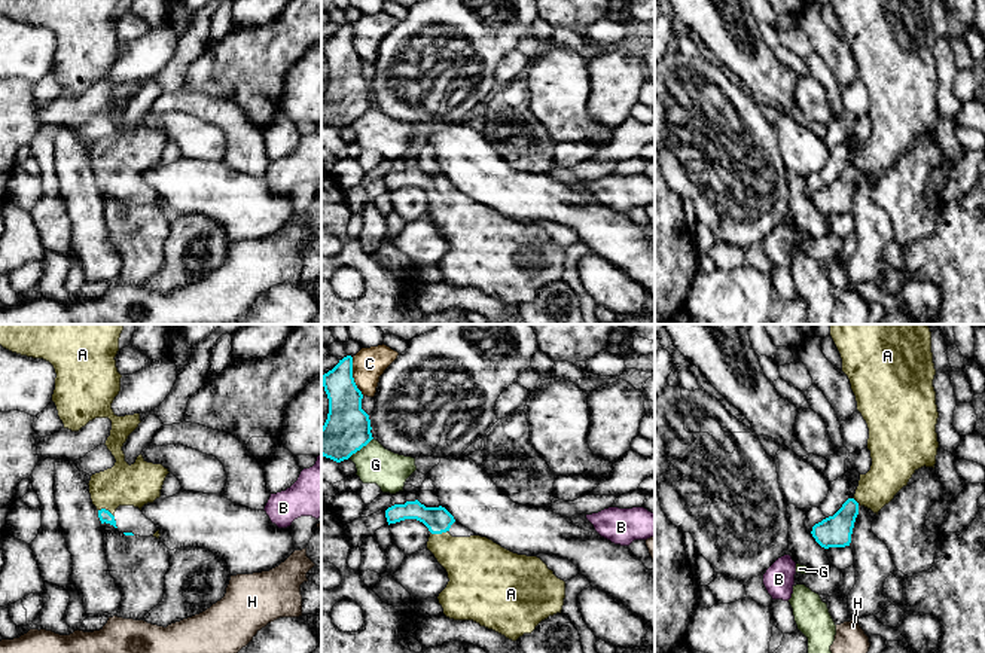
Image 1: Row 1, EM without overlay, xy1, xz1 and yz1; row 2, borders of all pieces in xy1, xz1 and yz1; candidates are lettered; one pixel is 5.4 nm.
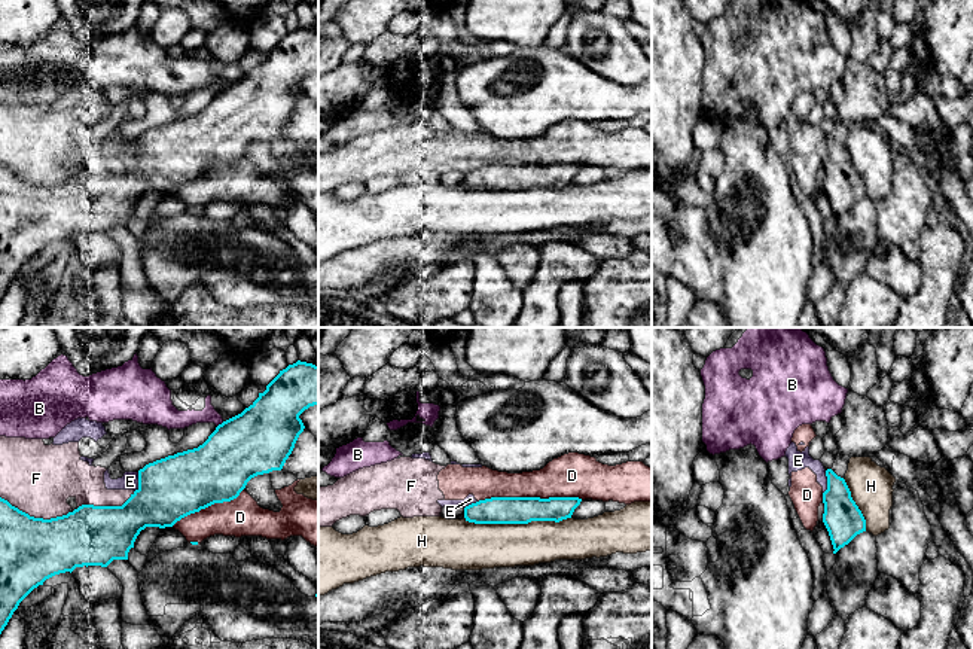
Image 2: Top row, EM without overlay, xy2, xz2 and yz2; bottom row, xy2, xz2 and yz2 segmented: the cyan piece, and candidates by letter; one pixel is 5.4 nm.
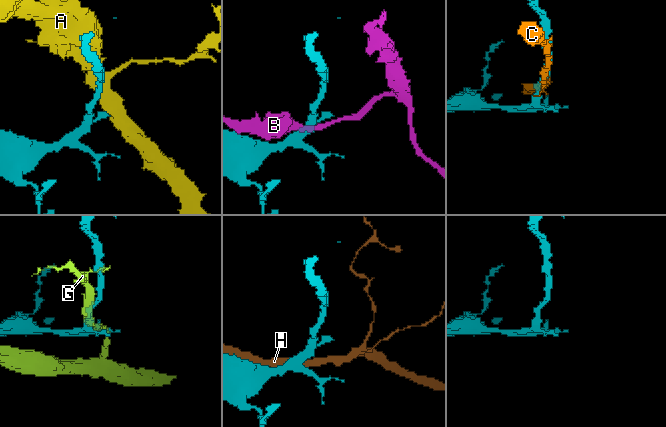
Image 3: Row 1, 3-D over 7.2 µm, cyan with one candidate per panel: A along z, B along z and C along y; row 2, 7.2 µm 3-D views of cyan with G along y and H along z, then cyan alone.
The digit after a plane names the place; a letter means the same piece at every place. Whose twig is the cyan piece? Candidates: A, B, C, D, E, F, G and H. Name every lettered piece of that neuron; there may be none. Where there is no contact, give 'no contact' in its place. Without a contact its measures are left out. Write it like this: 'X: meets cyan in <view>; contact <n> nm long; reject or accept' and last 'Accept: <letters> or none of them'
A: meets cyan in xy1; contact 100 nm long; accept
B: meets cyan in xy2; contact 50 nm long; reject
C: meets cyan in xz1; contact 220 nm long; reject
D: meets cyan in xz2; contact 550 nm long; reject
E: meets cyan in yz2; contact 130 nm long; reject
F: meets cyan in xy2; contact 380 nm long; reject
G: meets cyan in xz1; contact 170 nm long; reject
H: meets cyan in xz2; contact 600 nm long; reject
Accept: A

